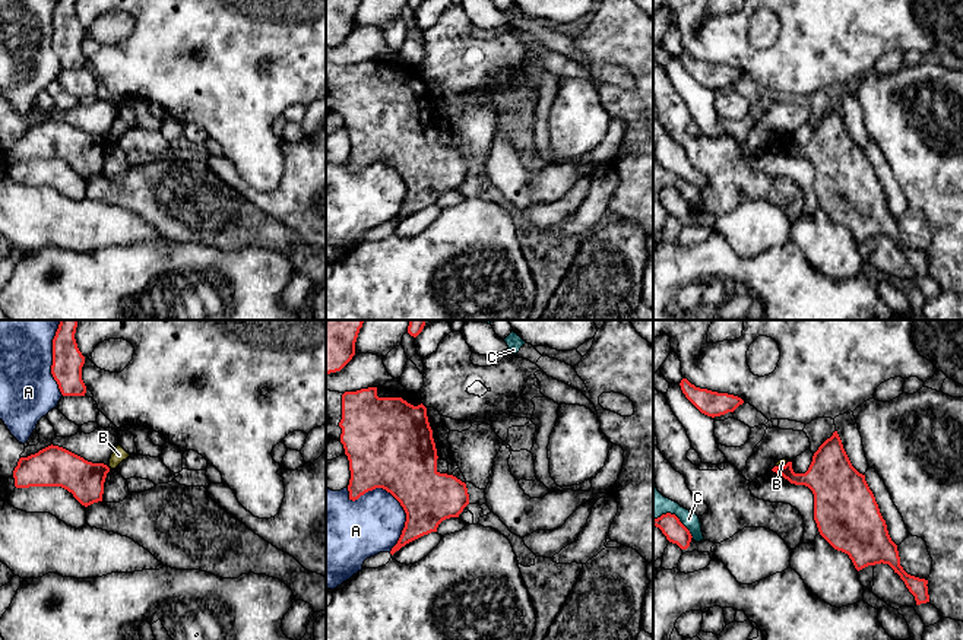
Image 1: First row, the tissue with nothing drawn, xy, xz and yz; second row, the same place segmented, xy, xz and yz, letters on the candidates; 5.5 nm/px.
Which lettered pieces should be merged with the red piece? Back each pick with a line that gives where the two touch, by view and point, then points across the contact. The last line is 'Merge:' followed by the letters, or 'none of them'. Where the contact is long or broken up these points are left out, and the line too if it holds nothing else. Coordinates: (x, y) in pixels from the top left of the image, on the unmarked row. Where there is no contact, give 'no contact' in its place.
Merge: none of them

